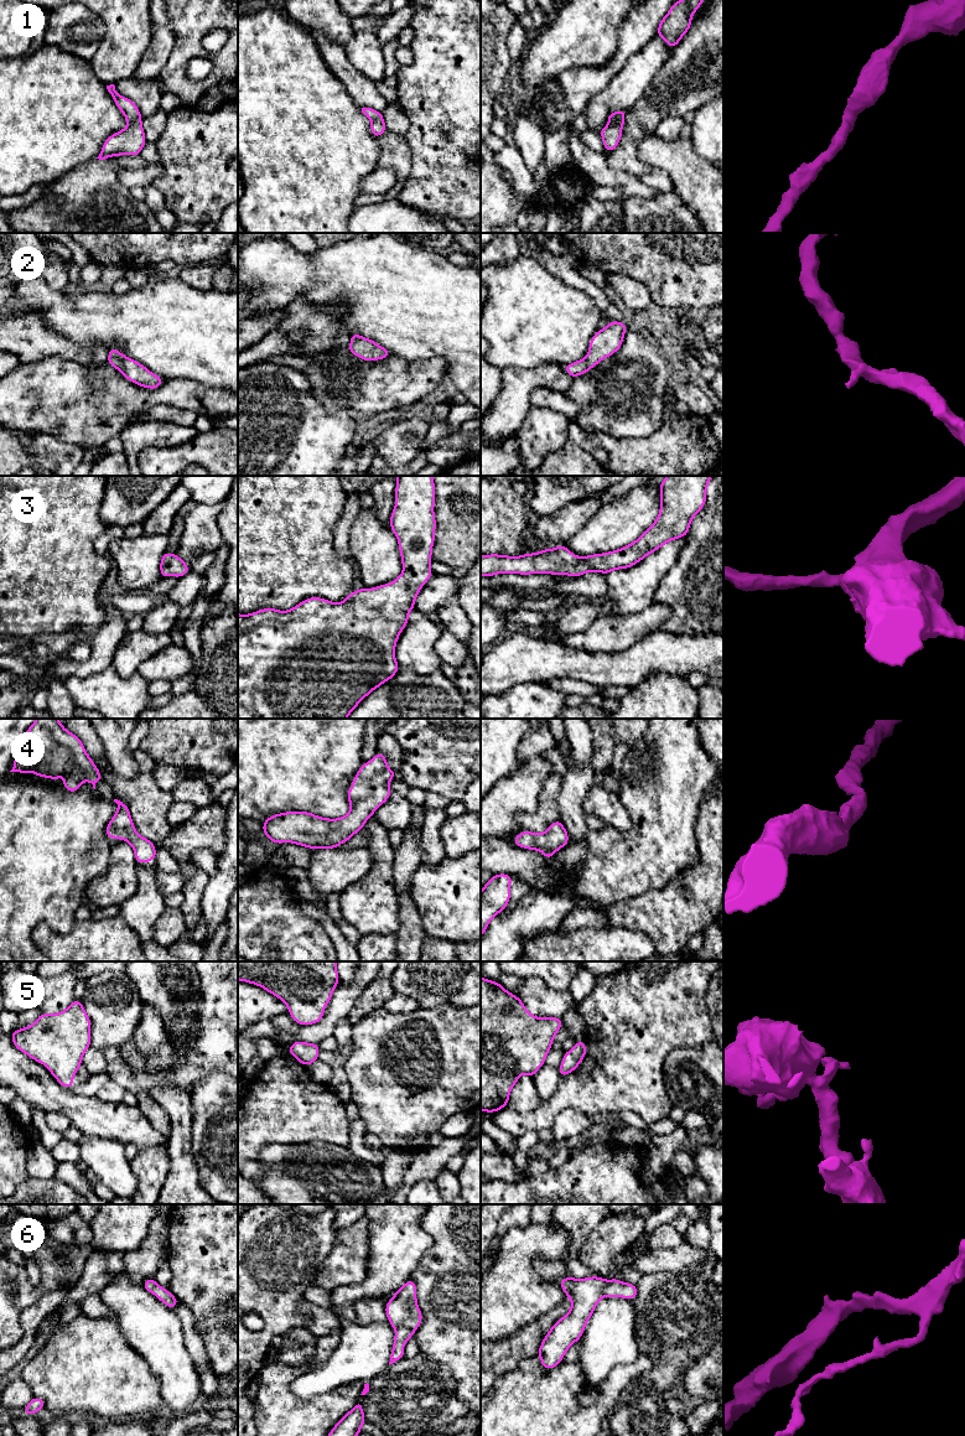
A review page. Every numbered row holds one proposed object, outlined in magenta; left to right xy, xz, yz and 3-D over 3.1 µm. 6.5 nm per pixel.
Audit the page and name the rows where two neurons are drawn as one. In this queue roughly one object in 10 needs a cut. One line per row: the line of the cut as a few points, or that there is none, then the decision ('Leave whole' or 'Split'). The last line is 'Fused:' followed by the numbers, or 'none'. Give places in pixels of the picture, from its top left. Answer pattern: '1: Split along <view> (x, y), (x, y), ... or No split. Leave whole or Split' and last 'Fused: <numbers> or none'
1: No split. Leave whole
2: No split. Leave whole
3: No split. Leave whole
4: No split. Leave whole
5: No split. Leave whole
6: No split. Leave whole
Fused: none

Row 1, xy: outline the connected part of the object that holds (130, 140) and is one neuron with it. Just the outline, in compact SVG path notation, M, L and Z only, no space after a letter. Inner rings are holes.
M114 84L107 85L107 89L113 97L115 105L124 114L128 125L125 129L110 135L103 142L102 151L97 159L105 160L111 156L120 155L138 156L147 141L145 138L144 129L141 126L141 113L133 100L121 97L116 92Z

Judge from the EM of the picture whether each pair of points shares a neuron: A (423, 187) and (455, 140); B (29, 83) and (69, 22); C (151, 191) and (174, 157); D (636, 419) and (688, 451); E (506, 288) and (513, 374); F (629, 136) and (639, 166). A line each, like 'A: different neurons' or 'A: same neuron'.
A: same neuron
B: different neurons
C: different neurons
D: different neurons
E: different neurons
F: same neuron

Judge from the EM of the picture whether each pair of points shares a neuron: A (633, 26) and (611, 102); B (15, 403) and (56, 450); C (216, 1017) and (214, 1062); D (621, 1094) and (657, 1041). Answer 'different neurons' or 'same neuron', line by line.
A: different neurons
B: different neurons
C: same neuron
D: same neuron

